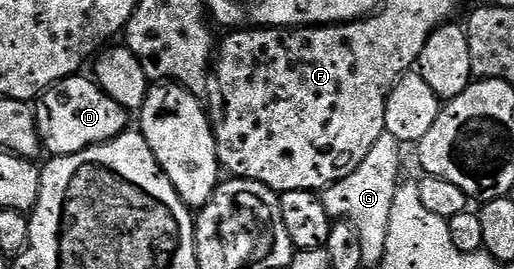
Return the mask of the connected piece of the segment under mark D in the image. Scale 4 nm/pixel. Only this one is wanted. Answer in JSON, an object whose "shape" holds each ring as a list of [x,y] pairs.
{"shape":[[[75,76],[50,86],[37,99],[34,115],[45,149],[54,156],[84,152],[125,134],[131,125],[128,110],[101,89],[93,77]]]}

